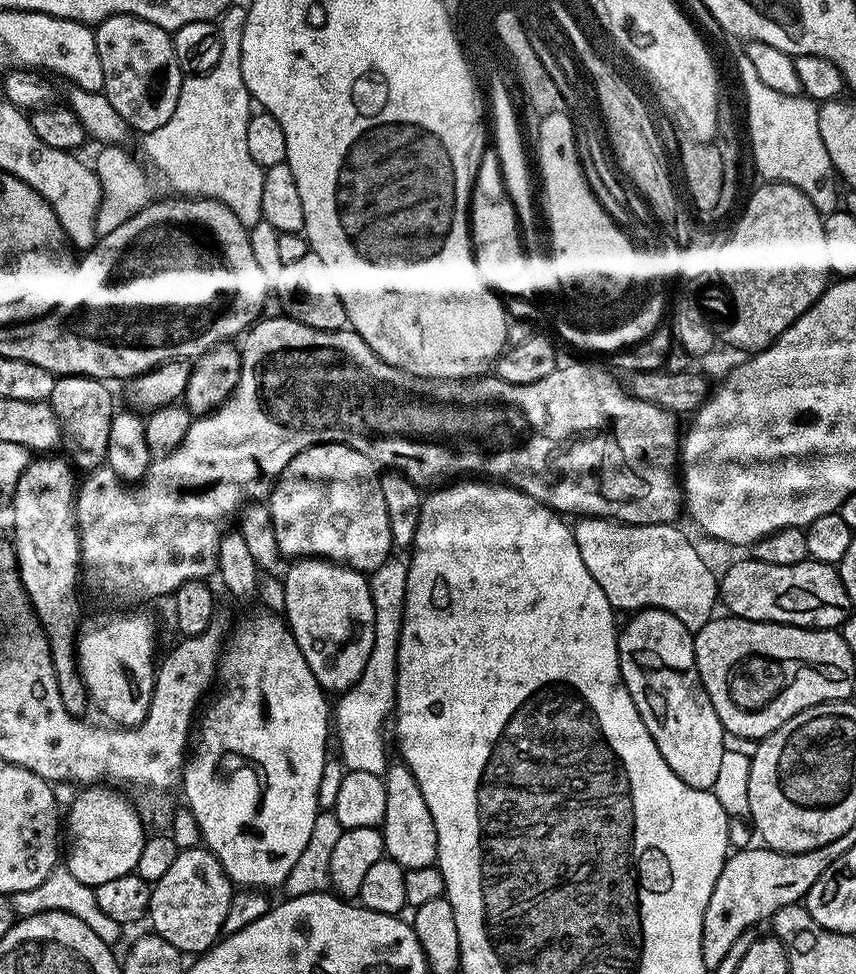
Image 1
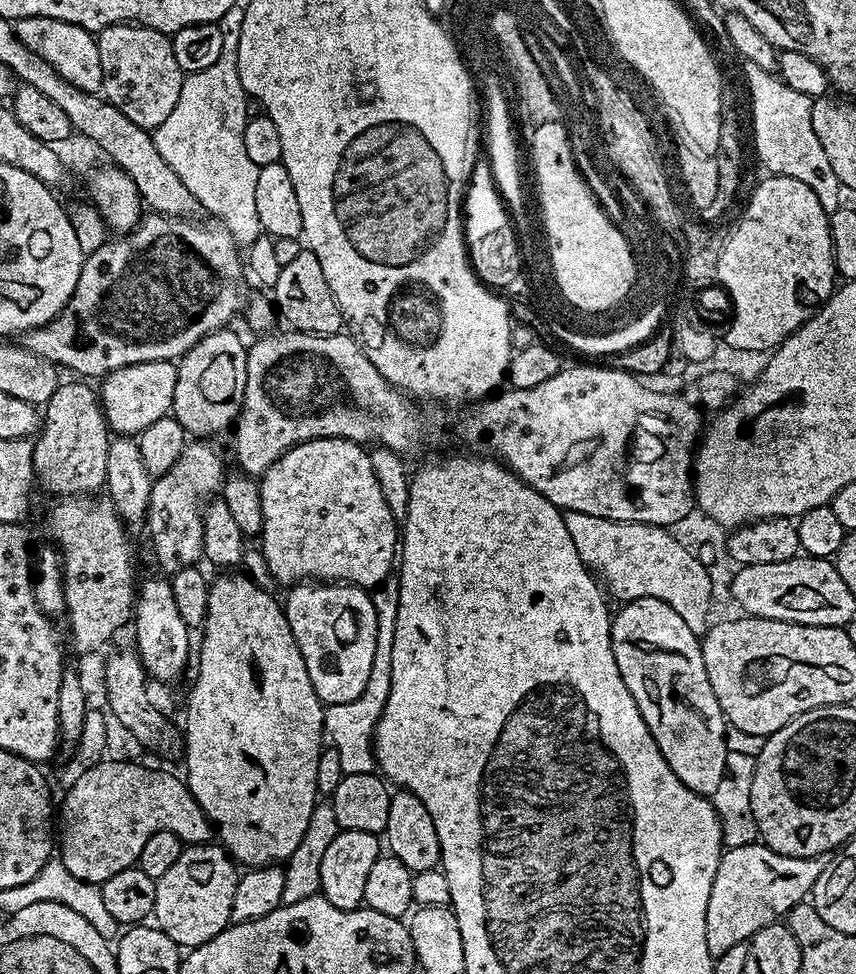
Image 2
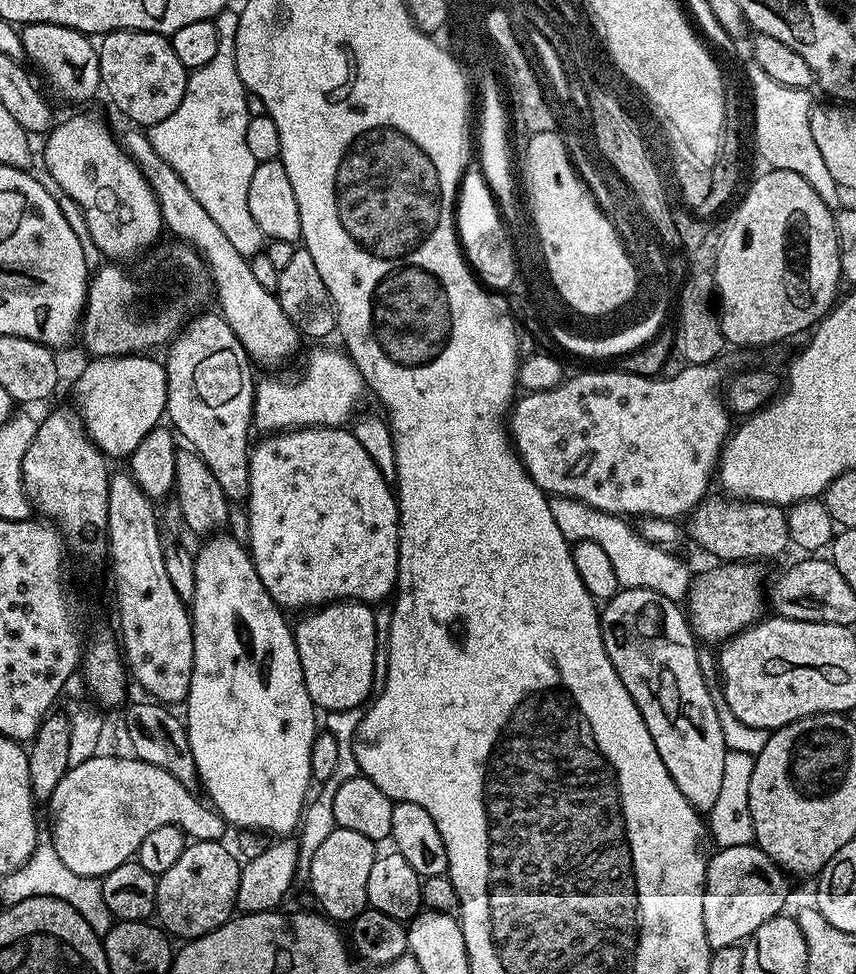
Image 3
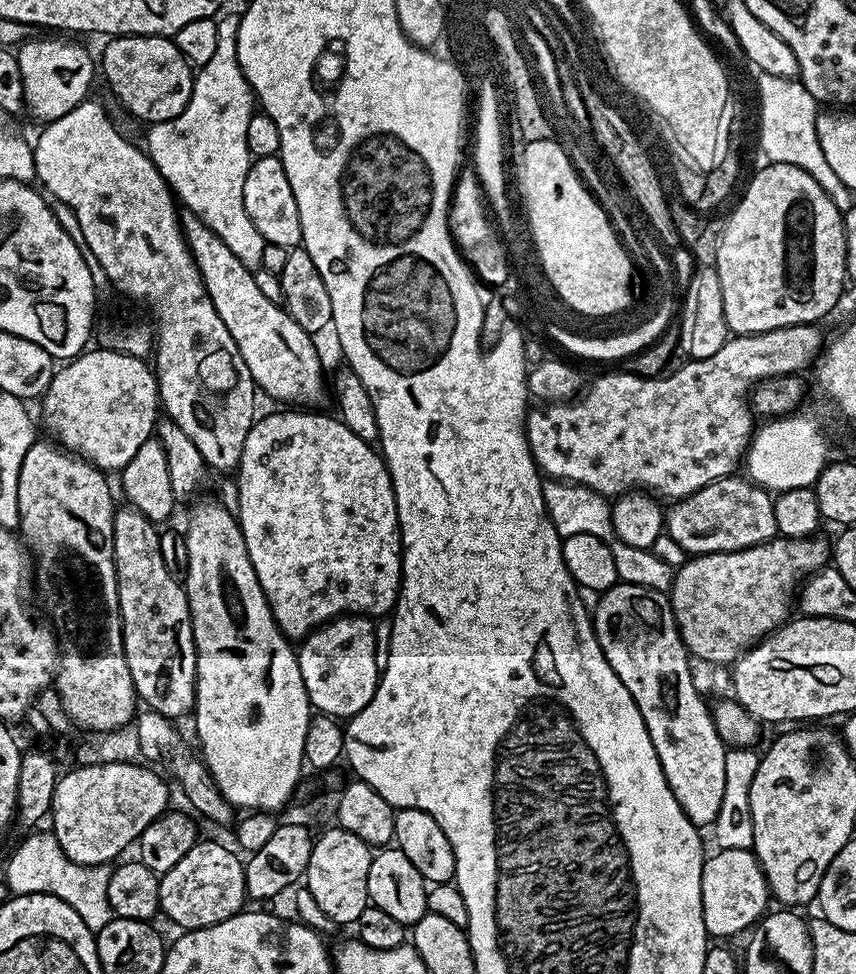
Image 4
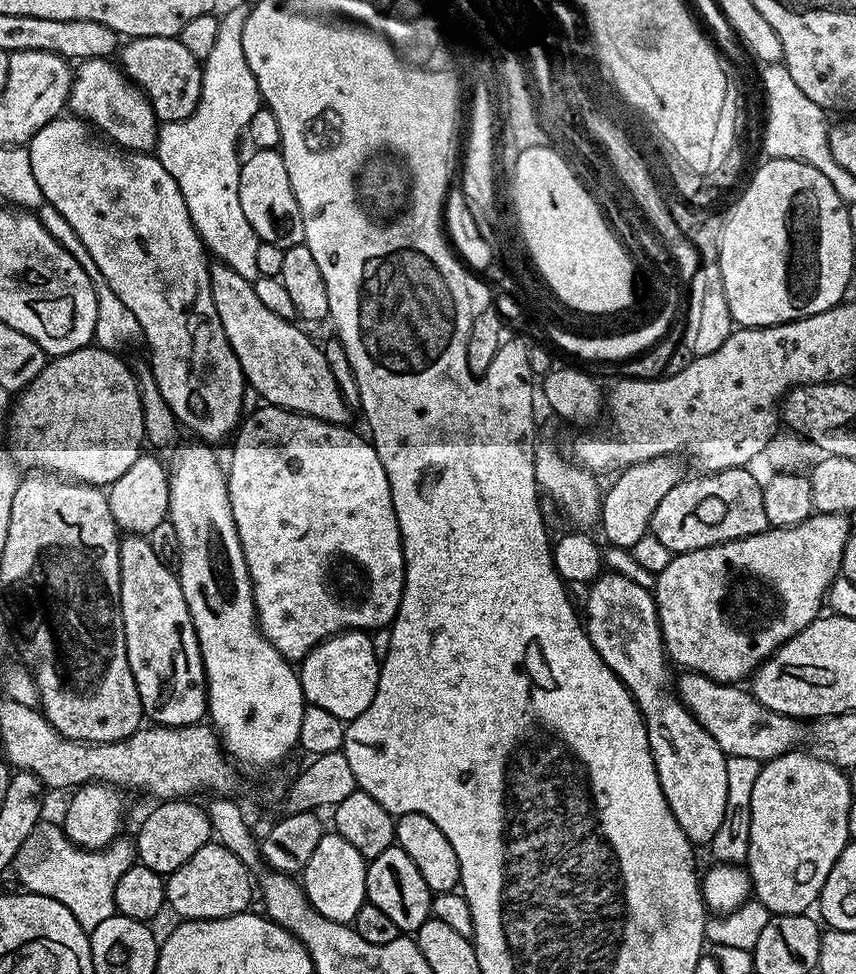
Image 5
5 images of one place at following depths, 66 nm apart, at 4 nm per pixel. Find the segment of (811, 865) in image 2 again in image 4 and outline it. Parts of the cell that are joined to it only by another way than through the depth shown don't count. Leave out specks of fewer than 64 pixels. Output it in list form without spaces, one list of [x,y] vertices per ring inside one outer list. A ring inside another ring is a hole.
[[[742,850],[713,851],[704,861],[702,870],[702,918],[709,937],[736,936],[751,929],[769,911],[768,880],[755,852]]]

